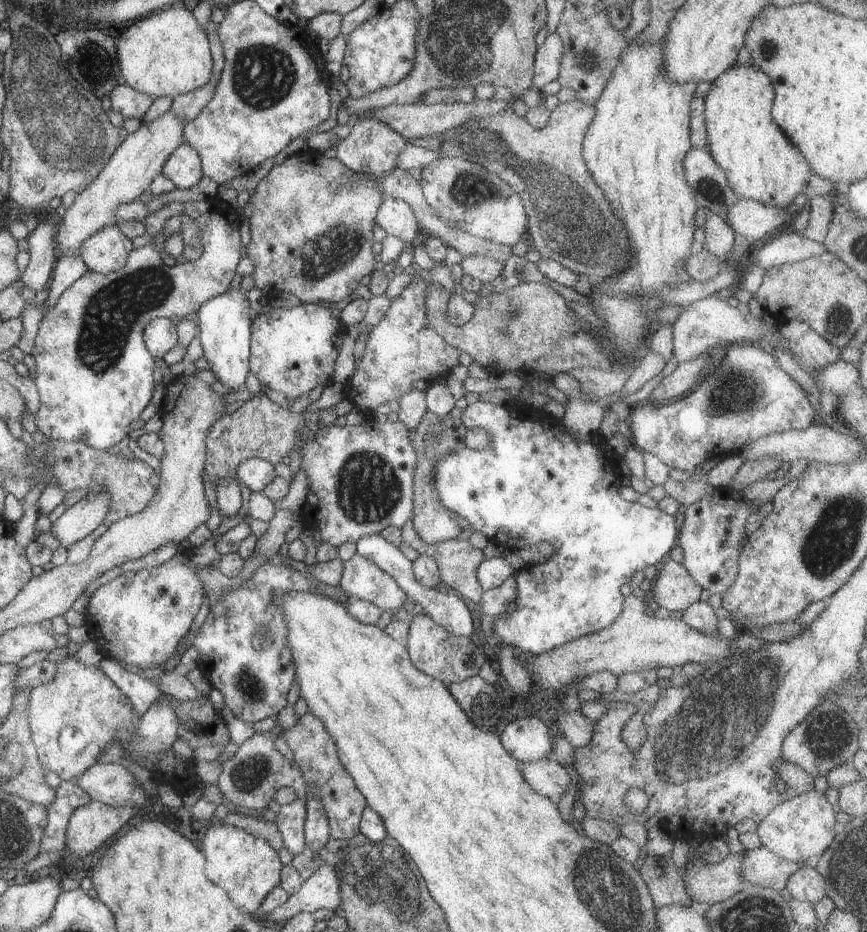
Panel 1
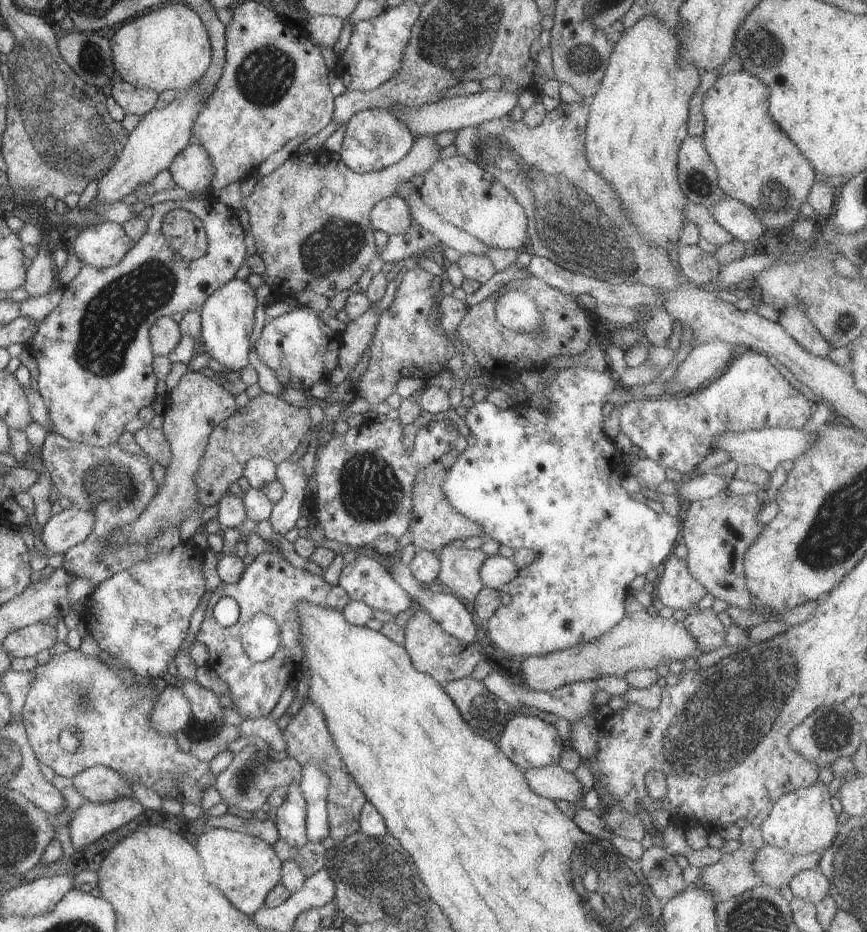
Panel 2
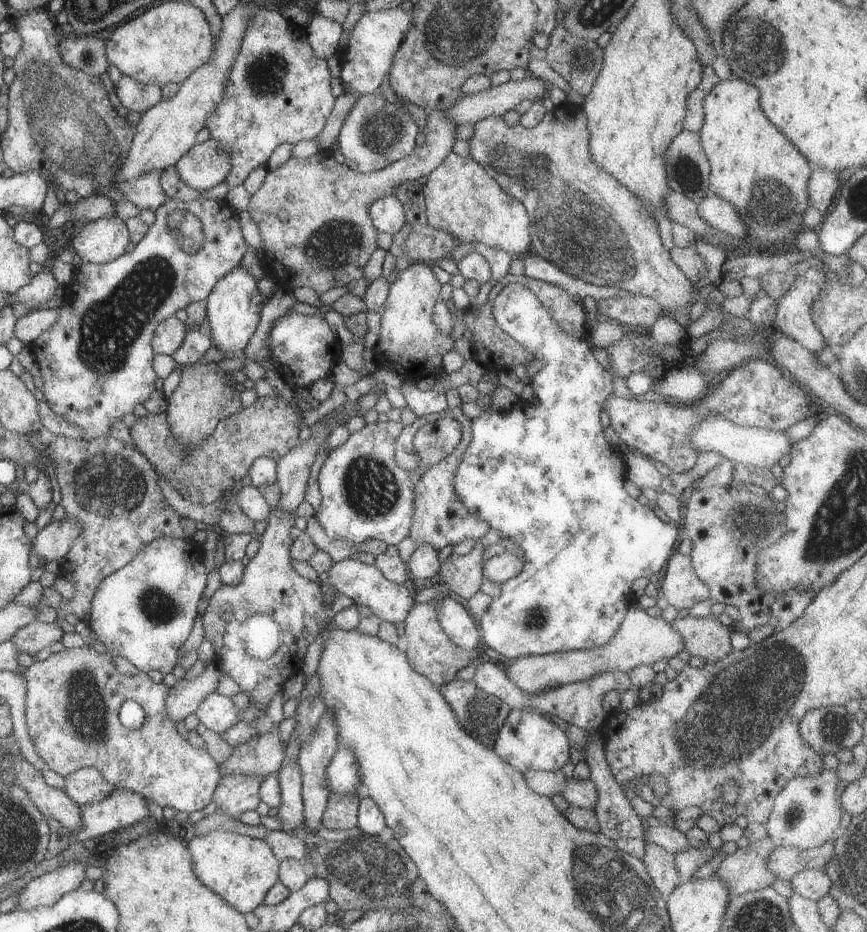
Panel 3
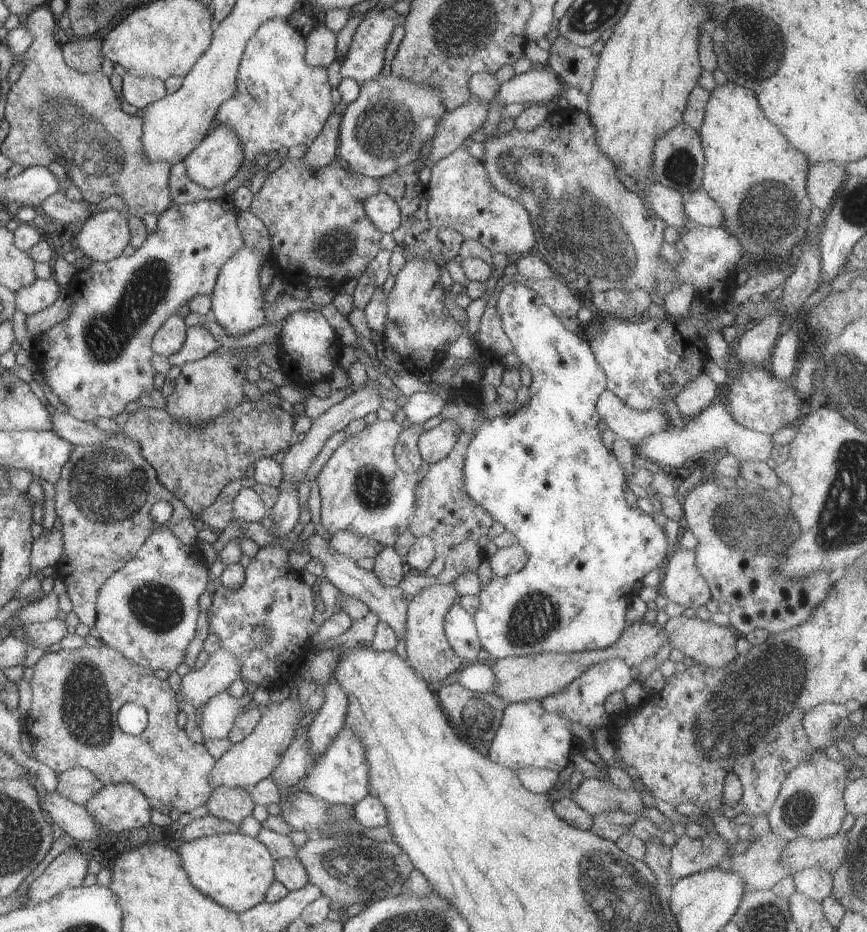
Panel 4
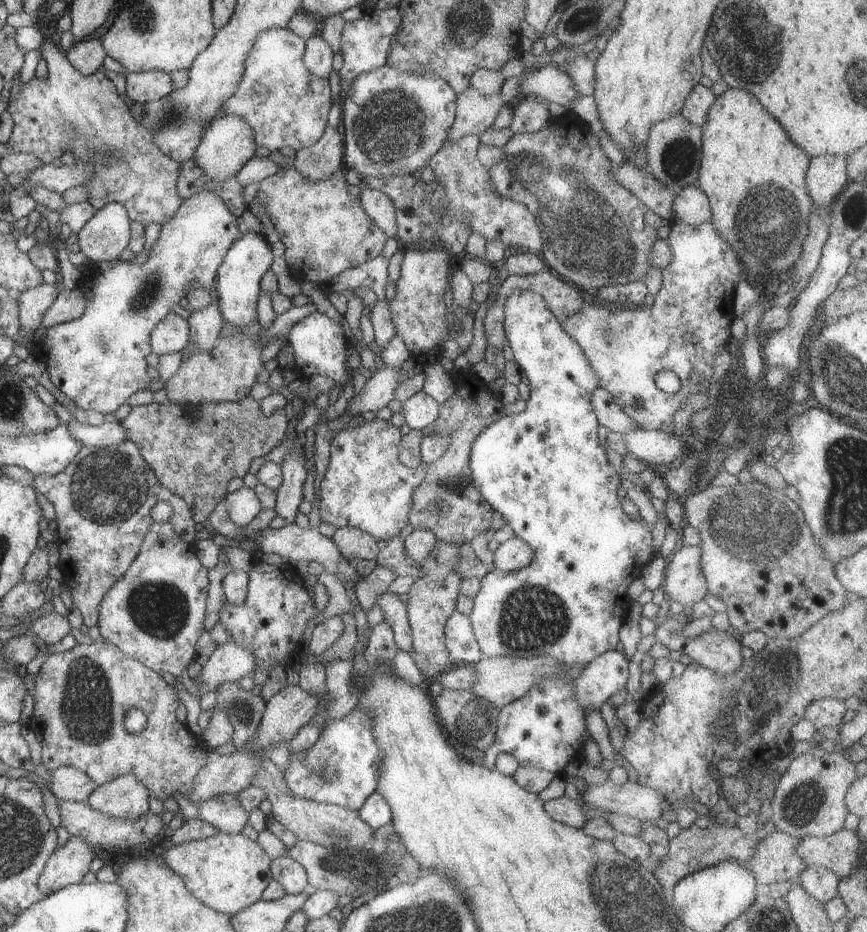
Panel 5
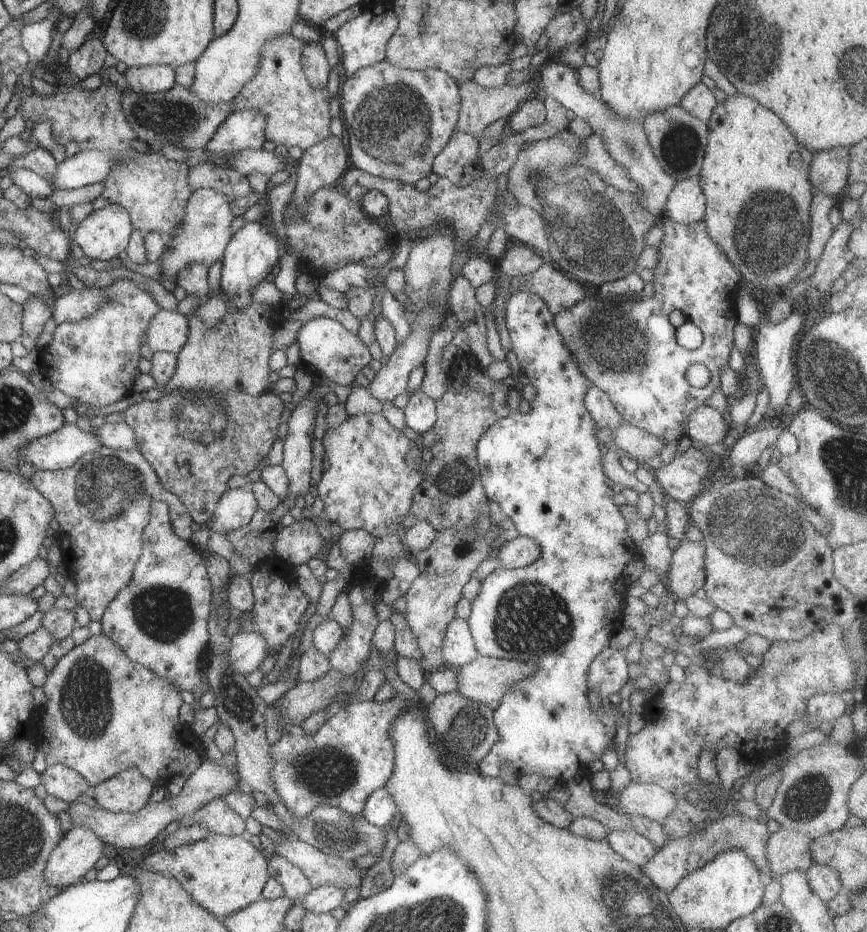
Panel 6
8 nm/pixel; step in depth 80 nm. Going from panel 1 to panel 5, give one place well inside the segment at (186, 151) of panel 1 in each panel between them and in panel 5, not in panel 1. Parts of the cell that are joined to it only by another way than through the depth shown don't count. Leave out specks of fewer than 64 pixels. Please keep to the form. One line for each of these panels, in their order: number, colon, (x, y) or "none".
2: (192, 169)
3: (205, 165)
4: (218, 157)
5: (227, 144)

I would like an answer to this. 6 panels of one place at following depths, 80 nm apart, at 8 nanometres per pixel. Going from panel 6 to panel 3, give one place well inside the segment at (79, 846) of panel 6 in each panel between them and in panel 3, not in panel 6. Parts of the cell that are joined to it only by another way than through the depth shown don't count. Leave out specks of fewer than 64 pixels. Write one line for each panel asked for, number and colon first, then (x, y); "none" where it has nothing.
3: (47, 890)
4: (68, 870)
5: (69, 864)

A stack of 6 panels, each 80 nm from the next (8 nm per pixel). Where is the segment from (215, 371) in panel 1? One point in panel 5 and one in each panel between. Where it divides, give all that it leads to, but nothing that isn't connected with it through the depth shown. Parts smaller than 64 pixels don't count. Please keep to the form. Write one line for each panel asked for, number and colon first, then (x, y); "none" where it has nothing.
2: (227, 317)
3: (233, 309)
4: (237, 301)
5: (238, 278)

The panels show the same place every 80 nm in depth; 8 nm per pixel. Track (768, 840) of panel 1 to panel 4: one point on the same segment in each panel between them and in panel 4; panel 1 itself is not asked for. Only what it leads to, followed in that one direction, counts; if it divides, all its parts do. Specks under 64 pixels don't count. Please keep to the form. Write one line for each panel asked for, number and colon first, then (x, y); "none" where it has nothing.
2: (802, 822)
3: (806, 813)
4: (810, 804)

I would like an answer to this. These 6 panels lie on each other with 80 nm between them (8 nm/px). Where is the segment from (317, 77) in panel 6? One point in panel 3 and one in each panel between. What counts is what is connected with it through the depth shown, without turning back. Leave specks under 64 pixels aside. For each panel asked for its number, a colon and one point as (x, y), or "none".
3: (323, 34)
4: (321, 42)
5: (318, 54)

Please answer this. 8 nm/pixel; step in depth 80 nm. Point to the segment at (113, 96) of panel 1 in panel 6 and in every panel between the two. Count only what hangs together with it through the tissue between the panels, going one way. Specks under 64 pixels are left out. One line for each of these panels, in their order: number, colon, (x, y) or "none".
2: (134, 100)
3: (133, 95)
4: (141, 92)
5: (141, 88)
6: (151, 79)

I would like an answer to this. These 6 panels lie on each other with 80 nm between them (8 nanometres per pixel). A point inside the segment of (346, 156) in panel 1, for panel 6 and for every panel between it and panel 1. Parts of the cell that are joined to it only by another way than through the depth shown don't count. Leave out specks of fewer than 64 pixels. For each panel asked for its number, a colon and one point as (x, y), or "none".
2: (374, 139)
3: (376, 133)
4: (383, 130)
5: (392, 122)
6: (396, 121)

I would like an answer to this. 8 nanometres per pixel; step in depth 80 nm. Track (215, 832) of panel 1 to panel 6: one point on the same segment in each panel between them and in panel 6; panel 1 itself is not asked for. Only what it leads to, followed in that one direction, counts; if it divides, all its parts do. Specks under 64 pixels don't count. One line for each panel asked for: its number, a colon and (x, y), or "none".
2: (245, 868)
3: (241, 869)
4: (236, 870)
5: (229, 872)
6: (224, 874)

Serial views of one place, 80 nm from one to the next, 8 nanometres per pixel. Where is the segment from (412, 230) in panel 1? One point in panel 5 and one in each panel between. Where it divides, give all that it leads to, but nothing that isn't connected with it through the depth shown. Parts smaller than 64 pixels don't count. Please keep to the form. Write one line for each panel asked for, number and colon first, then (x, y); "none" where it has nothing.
2: (392, 215)
3: (387, 214)
4: (384, 212)
5: (377, 205)

